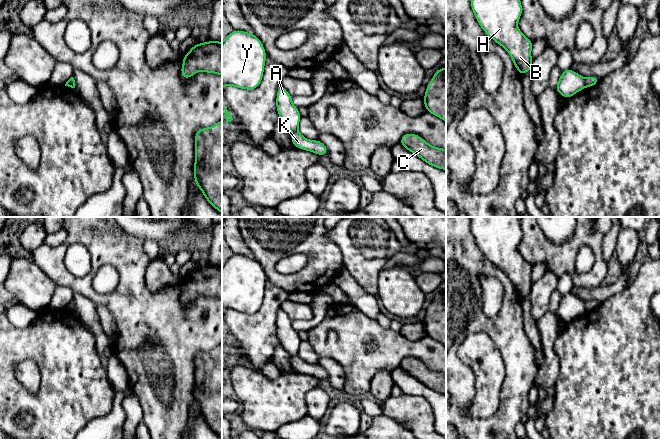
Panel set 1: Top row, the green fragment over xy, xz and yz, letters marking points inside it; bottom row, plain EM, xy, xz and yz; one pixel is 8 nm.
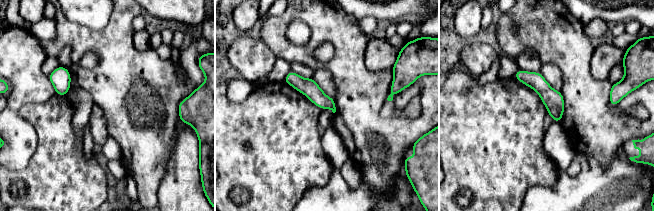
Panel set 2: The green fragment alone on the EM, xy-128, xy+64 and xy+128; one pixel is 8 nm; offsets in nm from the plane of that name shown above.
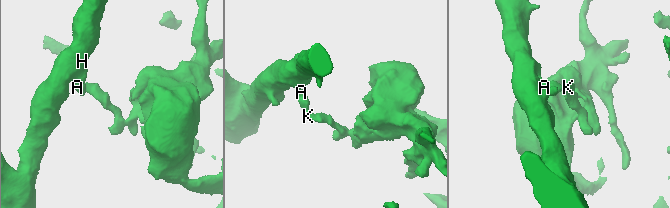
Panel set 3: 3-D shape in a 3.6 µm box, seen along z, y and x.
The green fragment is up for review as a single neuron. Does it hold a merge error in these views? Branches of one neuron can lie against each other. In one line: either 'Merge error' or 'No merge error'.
Merge error

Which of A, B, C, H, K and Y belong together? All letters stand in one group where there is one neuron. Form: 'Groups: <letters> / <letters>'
Groups: A B H Y / C K

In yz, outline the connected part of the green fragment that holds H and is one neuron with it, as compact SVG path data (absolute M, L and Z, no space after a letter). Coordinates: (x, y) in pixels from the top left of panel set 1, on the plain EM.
M470 217L470 228L484 256L507 274L522 300L533 290L533 265L520 256L517 247L522 239L519 217Z

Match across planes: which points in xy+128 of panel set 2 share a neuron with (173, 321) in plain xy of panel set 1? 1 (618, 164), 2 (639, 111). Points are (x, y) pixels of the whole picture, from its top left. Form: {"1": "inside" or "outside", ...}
{"1": "outside", "2": "outside"}

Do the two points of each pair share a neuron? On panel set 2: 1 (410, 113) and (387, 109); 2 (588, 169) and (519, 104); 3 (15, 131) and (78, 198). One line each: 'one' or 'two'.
1: one
2: two
3: two

